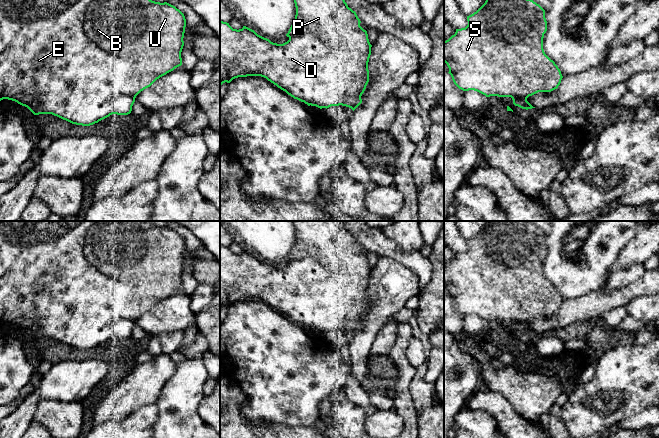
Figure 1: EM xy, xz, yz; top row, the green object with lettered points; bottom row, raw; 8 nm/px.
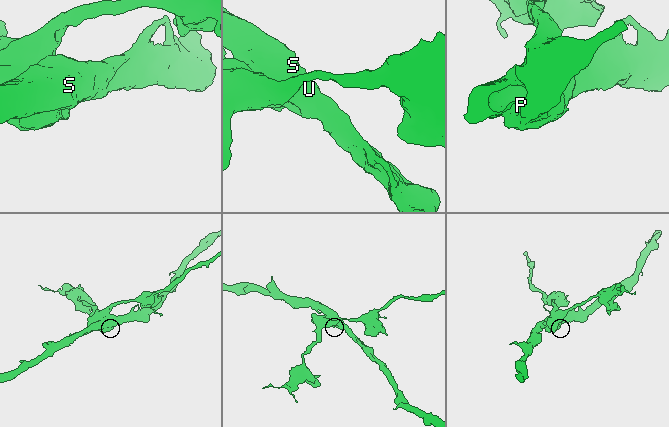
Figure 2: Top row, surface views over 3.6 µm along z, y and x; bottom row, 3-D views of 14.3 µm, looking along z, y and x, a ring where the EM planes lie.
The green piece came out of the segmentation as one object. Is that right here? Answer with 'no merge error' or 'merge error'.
merge error

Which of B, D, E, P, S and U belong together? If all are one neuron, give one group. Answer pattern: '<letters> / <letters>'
B P S U / D E

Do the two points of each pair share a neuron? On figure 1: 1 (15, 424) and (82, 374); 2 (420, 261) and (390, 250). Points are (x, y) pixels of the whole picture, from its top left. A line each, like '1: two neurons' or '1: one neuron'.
1: one neuron
2: one neuron

